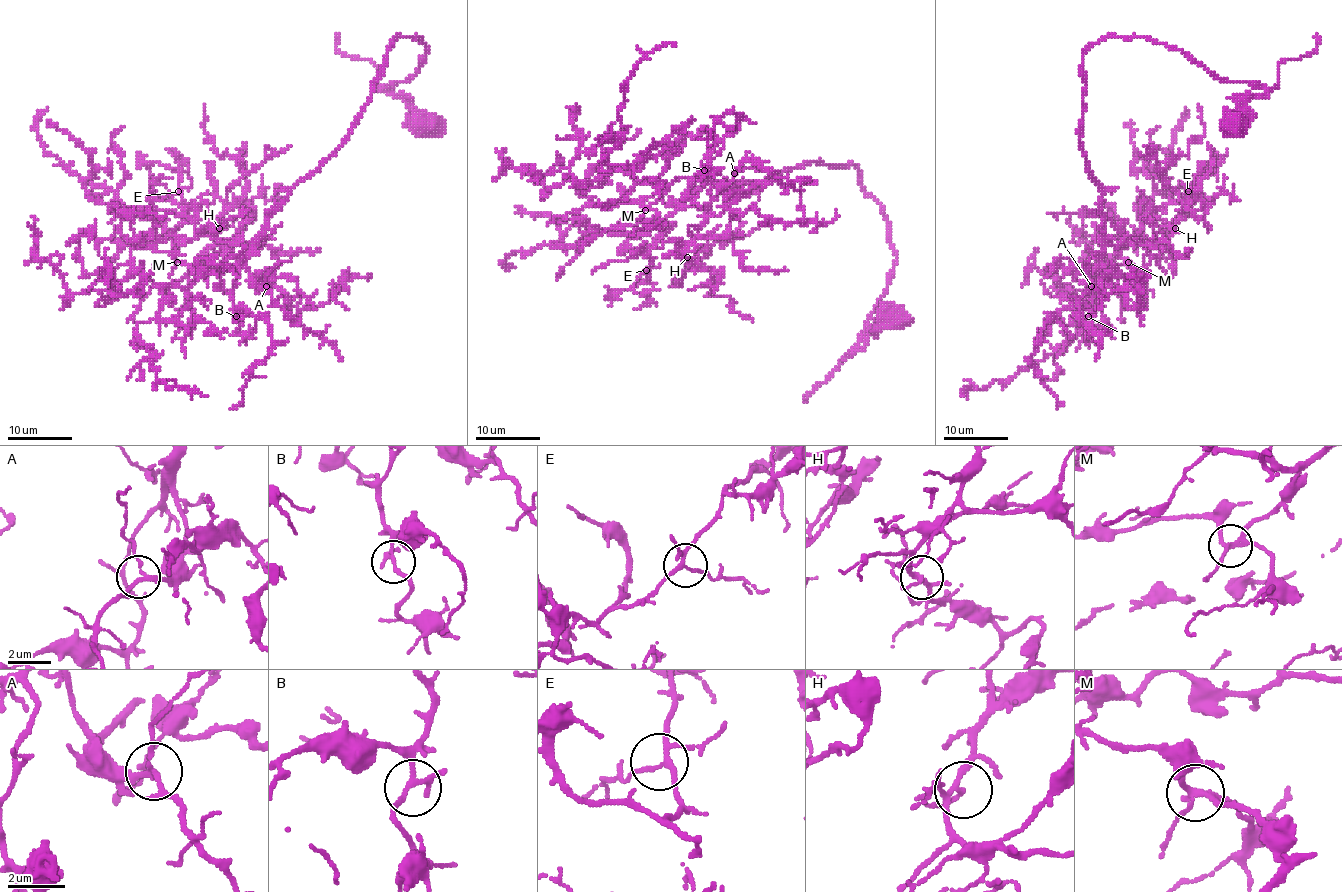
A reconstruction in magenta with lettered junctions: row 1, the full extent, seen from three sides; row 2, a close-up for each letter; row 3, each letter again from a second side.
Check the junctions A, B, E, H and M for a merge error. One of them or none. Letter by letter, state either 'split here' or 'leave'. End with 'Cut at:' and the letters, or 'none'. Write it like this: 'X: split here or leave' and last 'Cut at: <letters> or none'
A: leave
B: leave
E: leave
H: leave
M: leave
Cut at: none

